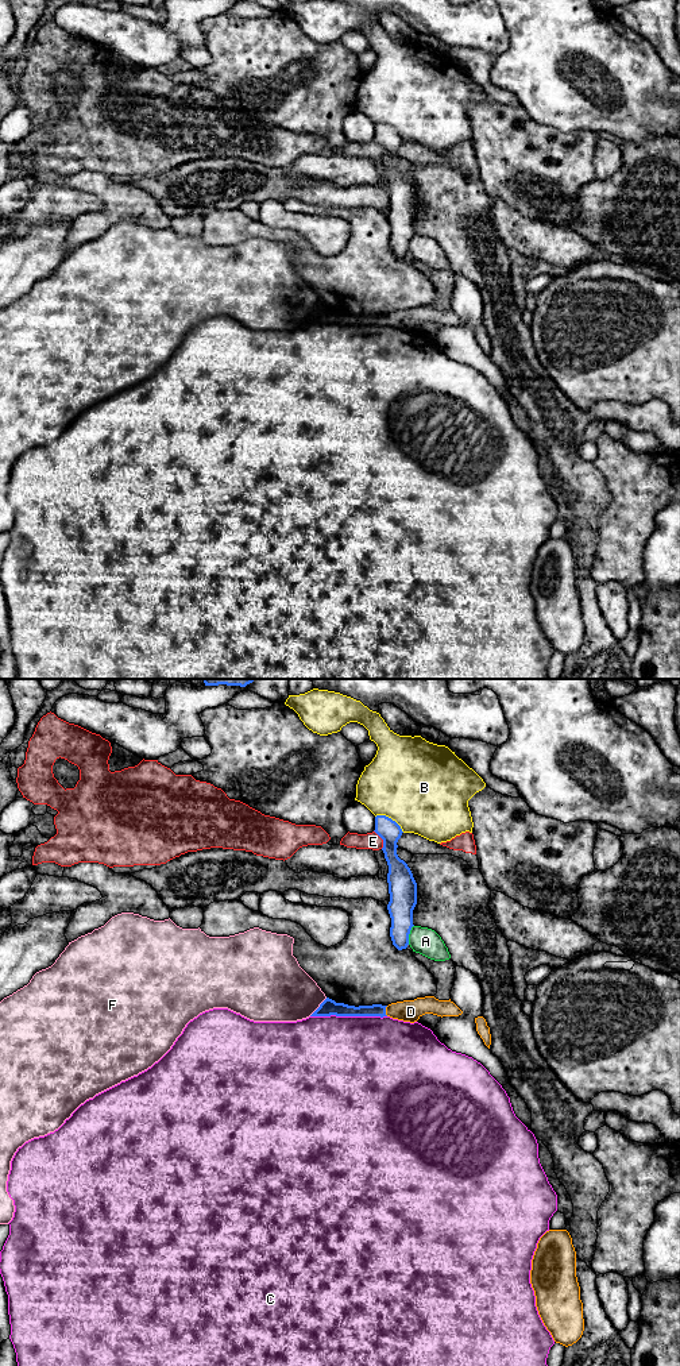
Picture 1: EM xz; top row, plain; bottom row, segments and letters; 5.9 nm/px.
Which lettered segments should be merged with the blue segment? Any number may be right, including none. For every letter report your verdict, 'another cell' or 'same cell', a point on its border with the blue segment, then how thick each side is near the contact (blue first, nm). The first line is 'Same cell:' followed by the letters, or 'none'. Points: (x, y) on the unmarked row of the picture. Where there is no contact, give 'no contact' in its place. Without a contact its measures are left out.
Same cell: none
A: another cell | xz (409, 242) | 160/160 nm
B: another cell | xz (390, 127) | 140/500 nm
C: another cell | xz (348, 324) | 100/500 nm
D: another cell | xz (385, 320) | 80/130 nm
E: another cell | xz (382, 147) | 150/100 nm
F: another cell | xz (319, 316) | 100/360 nm

